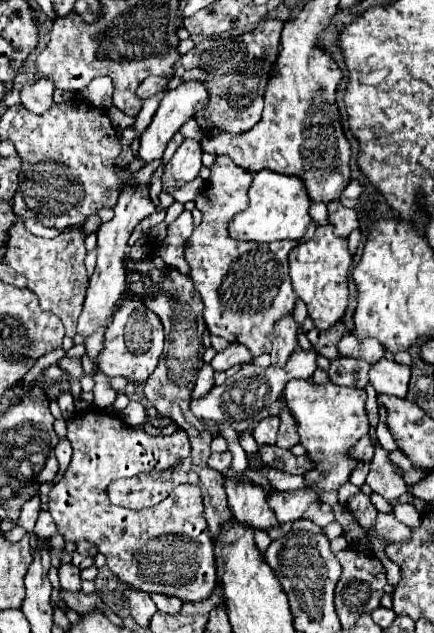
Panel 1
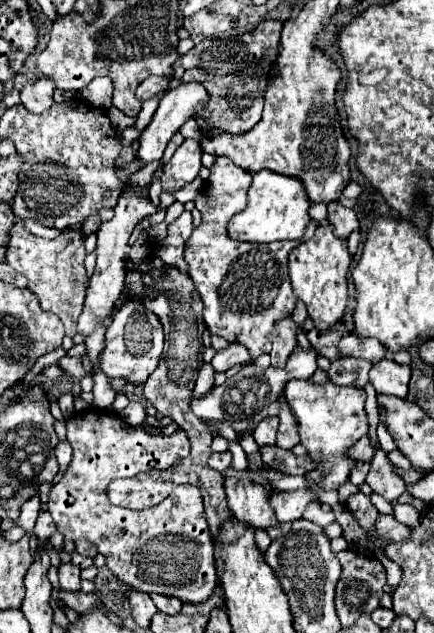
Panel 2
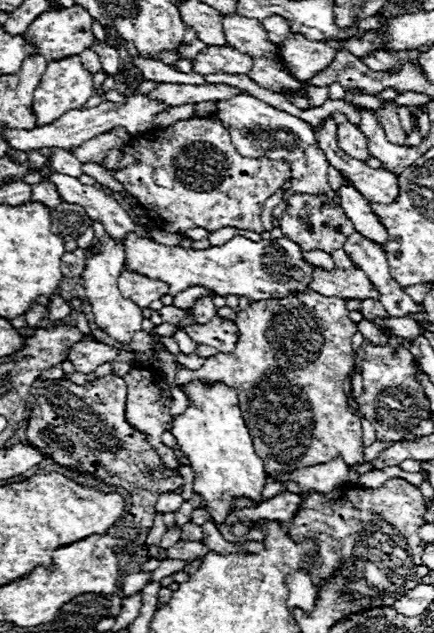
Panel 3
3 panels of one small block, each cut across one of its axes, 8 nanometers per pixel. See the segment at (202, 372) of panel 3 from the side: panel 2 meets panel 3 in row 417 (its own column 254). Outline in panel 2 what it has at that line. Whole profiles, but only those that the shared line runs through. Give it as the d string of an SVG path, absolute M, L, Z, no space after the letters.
M218 156L206 184L212 184L208 190L208 200L198 192L194 204L202 212L202 224L194 228L188 238L188 248L184 258L190 266L190 278L204 302L204 322L206 328L226 338L228 342L244 344L252 358L268 354L272 348L270 332L274 324L284 316L292 314L296 306L296 294L288 276L288 254L298 240L278 240L272 244L252 244L238 242L228 236L228 222L236 212L242 212L248 206L248 188L252 174L238 168L230 158Z

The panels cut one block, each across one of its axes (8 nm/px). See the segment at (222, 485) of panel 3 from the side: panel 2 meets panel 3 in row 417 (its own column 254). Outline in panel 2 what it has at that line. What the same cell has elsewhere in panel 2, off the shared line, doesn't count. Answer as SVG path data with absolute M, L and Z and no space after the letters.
M260 170L254 174L248 190L248 210L236 214L230 220L228 234L234 240L246 242L274 242L274 240L298 240L304 236L310 224L310 198L302 180L294 176L276 174L272 170Z

